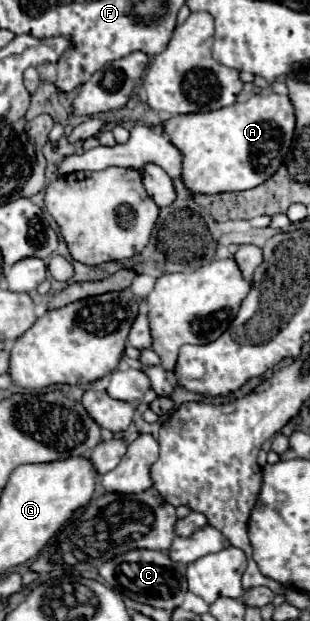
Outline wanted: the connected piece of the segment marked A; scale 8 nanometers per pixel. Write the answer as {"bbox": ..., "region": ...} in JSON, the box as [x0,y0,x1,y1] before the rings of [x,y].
{"bbox":[164,94,294,194],"region":[[[256,94],[246,102],[236,102],[206,114],[180,114],[164,122],[170,142],[182,152],[182,182],[194,194],[220,194],[250,190],[266,182],[284,162],[294,134],[294,108],[288,96]]]}

